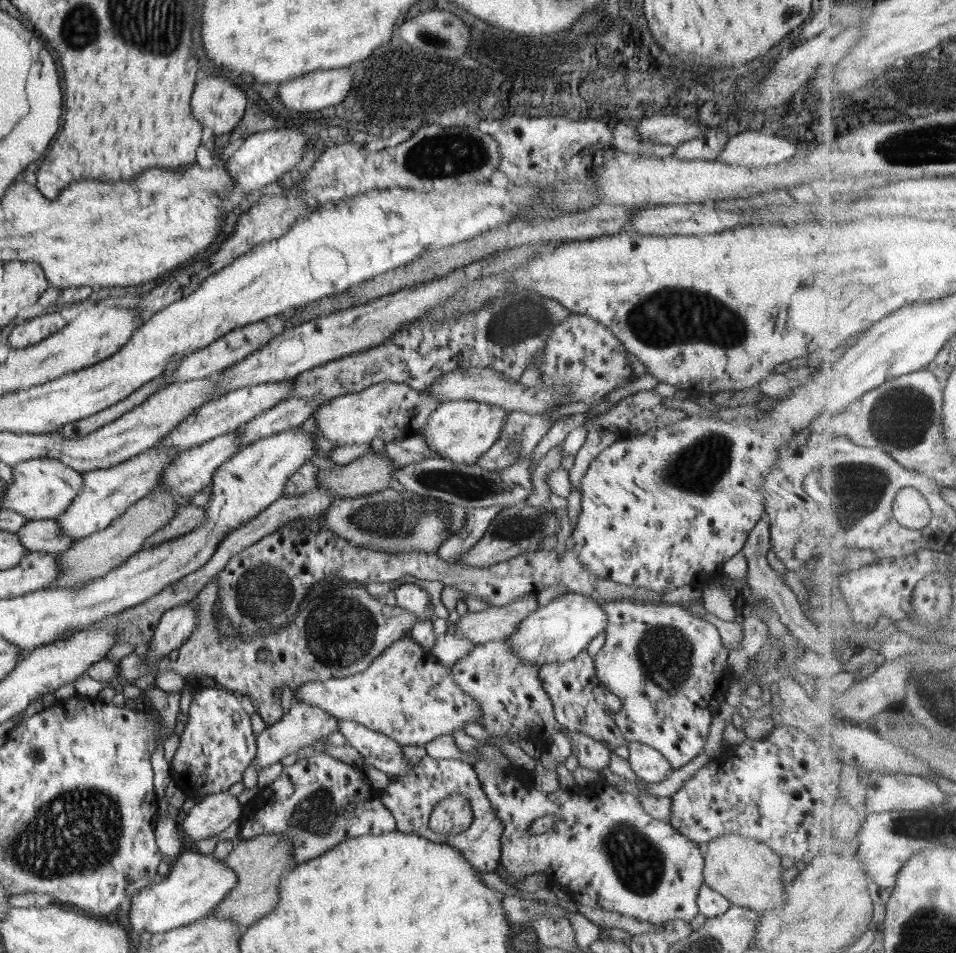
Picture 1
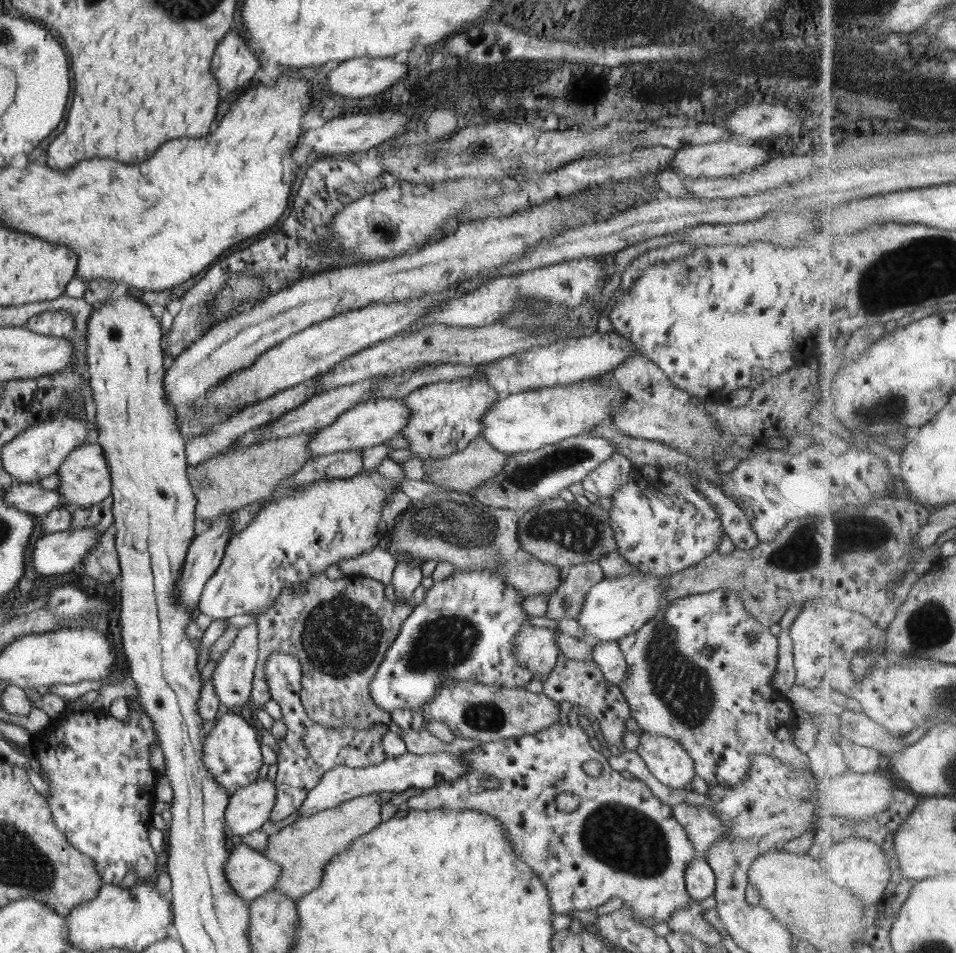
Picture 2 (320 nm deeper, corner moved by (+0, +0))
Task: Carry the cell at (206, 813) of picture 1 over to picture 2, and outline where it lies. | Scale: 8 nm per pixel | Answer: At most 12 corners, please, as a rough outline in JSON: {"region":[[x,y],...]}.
{"region":[[258,778],[231,794],[228,836],[260,830],[270,819],[275,782]]}

